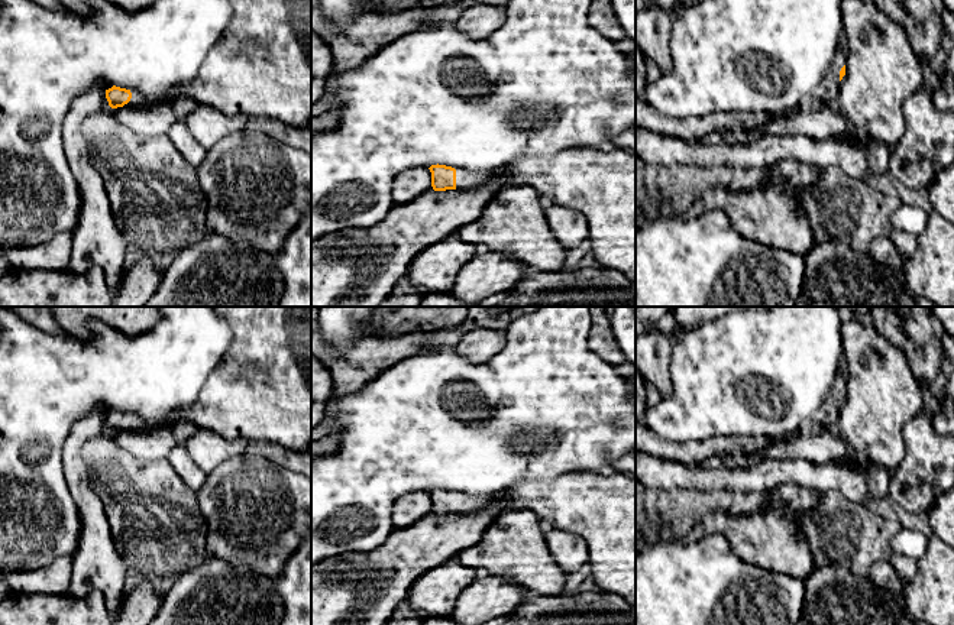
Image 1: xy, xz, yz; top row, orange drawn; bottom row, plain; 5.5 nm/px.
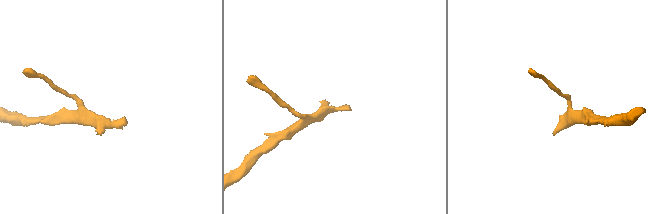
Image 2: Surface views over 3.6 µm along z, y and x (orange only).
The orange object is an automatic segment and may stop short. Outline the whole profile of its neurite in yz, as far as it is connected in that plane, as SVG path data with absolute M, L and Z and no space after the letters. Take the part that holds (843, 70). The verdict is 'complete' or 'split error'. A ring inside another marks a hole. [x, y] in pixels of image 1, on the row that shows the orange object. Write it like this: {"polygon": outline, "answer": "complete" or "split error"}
{"polygon": "M844 43L838 46L835 56L819 87L815 90L814 97L818 97L822 103L835 106L838 98L838 87L845 75L845 51Z", "answer": "split error"}

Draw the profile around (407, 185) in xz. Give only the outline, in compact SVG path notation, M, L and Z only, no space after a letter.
M410 168L394 178L391 198L394 204L410 203L431 187L429 168Z

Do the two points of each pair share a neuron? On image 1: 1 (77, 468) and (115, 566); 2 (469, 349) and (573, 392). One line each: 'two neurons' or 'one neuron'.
1: one neuron
2: two neurons

